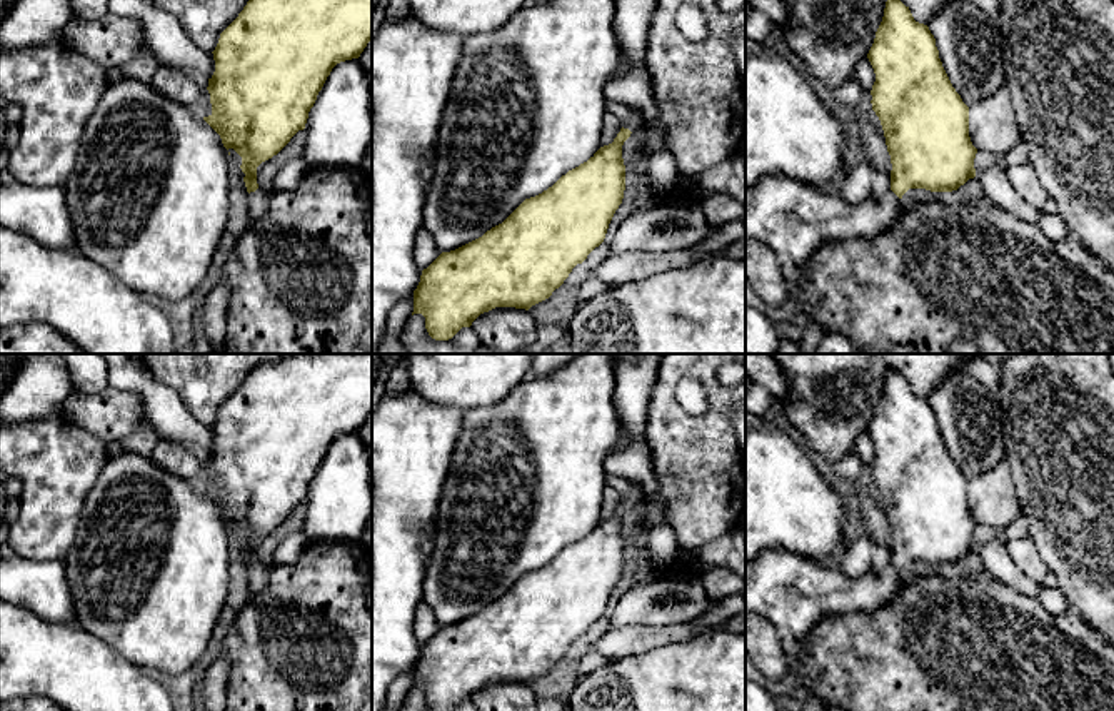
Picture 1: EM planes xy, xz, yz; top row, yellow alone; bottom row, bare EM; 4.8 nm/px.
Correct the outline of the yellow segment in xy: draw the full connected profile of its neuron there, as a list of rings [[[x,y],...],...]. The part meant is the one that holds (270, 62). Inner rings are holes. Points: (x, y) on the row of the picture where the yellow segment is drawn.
[[[248,0],[220,33],[215,72],[208,78],[212,113],[203,120],[220,135],[223,147],[242,157],[250,222],[258,222],[270,194],[257,184],[257,167],[277,155],[305,129],[332,68],[359,58],[372,40],[372,0]]]

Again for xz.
[[[634,108],[634,115],[622,122],[612,144],[600,147],[587,162],[569,170],[542,194],[525,199],[502,224],[482,237],[442,252],[424,269],[414,290],[412,315],[425,317],[429,335],[435,340],[449,340],[462,327],[470,327],[480,314],[495,307],[529,310],[549,299],[572,269],[604,242],[625,190],[622,145],[645,124],[645,113]]]

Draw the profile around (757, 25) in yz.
[[[749,8],[745,13],[745,37],[755,42],[764,42],[772,32],[774,23],[759,8]]]

